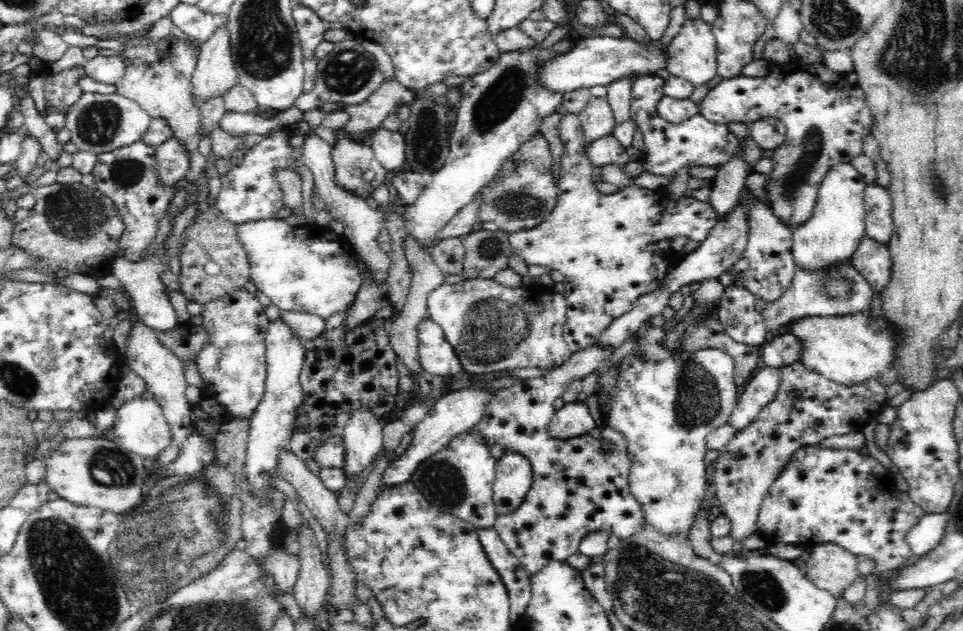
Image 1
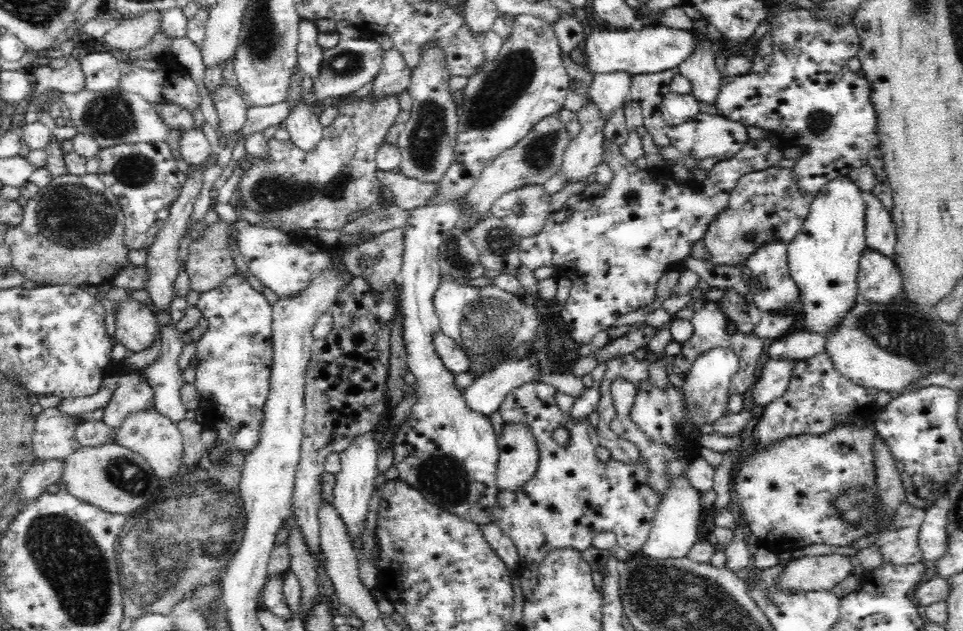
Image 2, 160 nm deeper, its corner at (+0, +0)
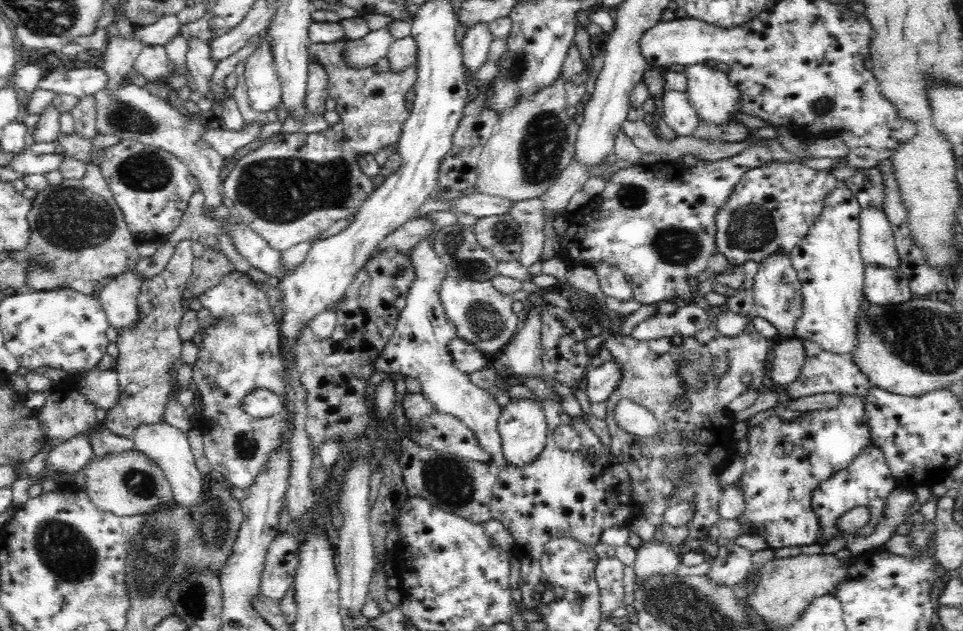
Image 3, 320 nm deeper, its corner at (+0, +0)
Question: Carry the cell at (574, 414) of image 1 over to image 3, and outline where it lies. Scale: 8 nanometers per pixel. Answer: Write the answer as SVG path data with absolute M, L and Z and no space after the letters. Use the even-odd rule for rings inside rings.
M614 357L598 367L589 366L583 386L590 403L607 402L614 390L617 390L620 380L622 380L622 369Z

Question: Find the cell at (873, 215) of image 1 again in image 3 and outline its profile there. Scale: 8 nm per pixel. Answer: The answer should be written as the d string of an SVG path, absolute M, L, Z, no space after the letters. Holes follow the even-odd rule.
M877 208L859 212L860 252L864 265L898 270L900 258L887 214Z

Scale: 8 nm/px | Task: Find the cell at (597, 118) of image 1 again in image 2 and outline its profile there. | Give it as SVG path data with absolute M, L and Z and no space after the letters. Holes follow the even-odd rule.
M593 102L584 104L577 112L581 131L573 137L564 152L561 171L567 182L582 182L595 173L596 166L603 162L603 126L606 120Z

